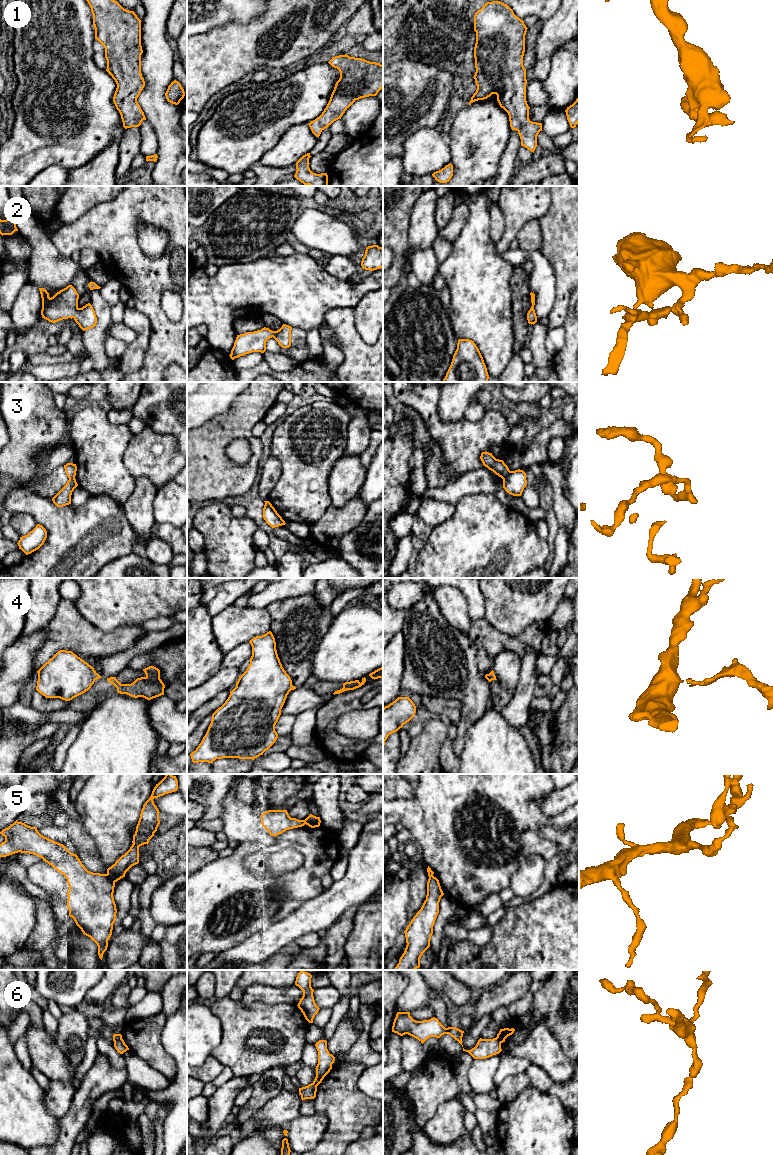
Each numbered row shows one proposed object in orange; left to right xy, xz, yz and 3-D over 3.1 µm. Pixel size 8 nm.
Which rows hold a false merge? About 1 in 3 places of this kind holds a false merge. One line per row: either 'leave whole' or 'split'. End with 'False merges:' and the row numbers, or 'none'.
1: leave whole
2: leave whole
3: split
4: split
5: split
6: split
False merges: 3, 4, 5, 6

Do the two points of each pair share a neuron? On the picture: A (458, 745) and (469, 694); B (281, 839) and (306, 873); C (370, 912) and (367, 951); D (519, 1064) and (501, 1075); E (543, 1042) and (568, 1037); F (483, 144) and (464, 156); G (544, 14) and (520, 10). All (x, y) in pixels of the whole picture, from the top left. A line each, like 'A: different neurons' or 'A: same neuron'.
A: same neuron
B: same neuron
C: same neuron
D: same neuron
E: different neurons
F: same neuron
G: same neuron

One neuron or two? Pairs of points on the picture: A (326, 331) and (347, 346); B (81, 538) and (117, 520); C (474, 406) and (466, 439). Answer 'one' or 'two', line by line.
A: two
B: one
C: two

